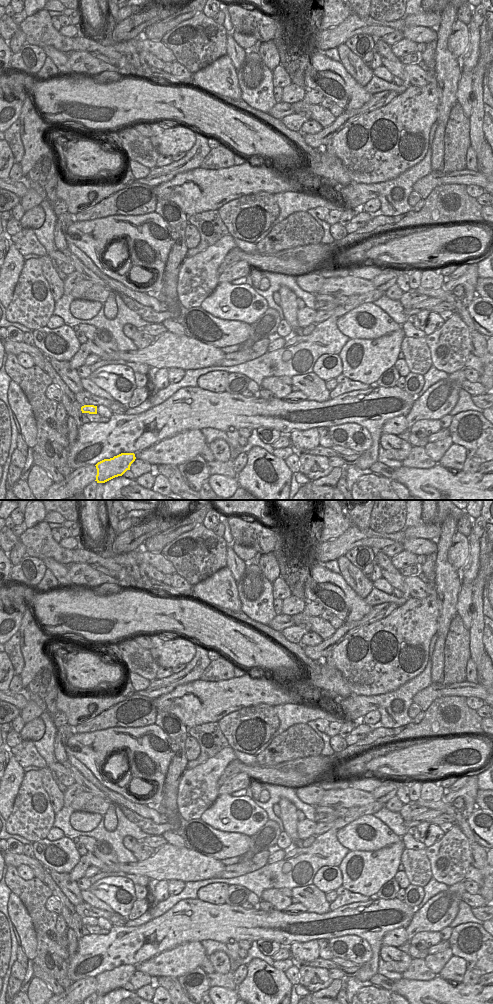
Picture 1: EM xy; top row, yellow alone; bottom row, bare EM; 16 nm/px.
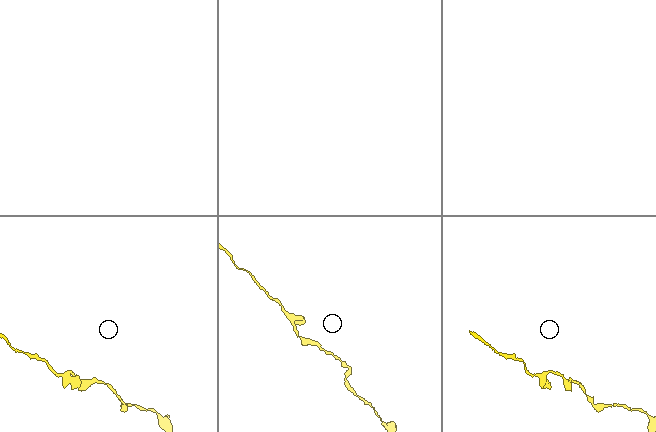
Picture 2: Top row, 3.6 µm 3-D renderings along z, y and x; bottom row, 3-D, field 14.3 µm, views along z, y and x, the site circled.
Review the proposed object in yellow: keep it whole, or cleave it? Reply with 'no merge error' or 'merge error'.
no merge error

